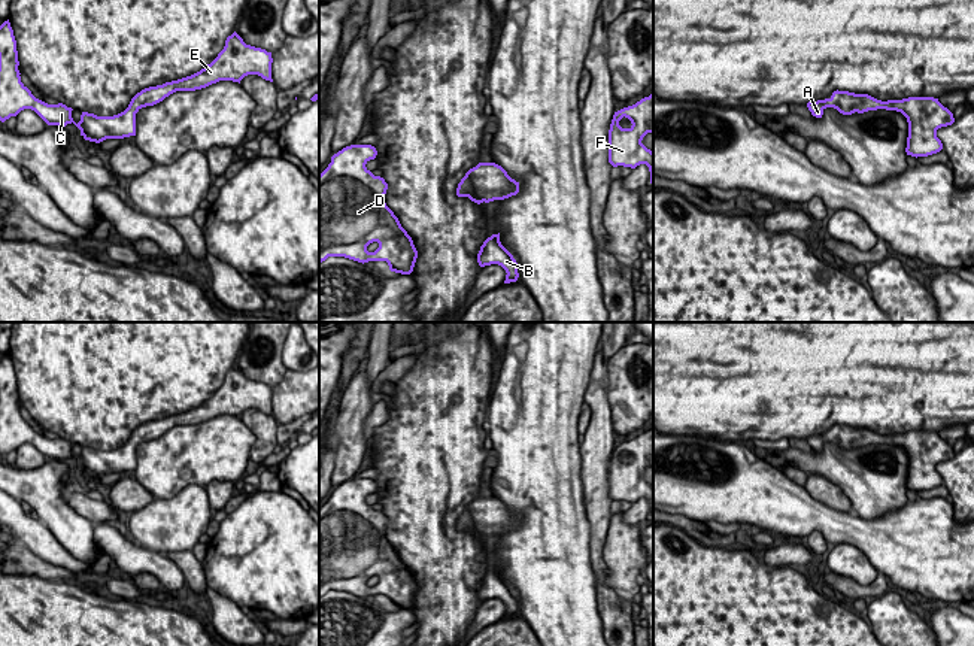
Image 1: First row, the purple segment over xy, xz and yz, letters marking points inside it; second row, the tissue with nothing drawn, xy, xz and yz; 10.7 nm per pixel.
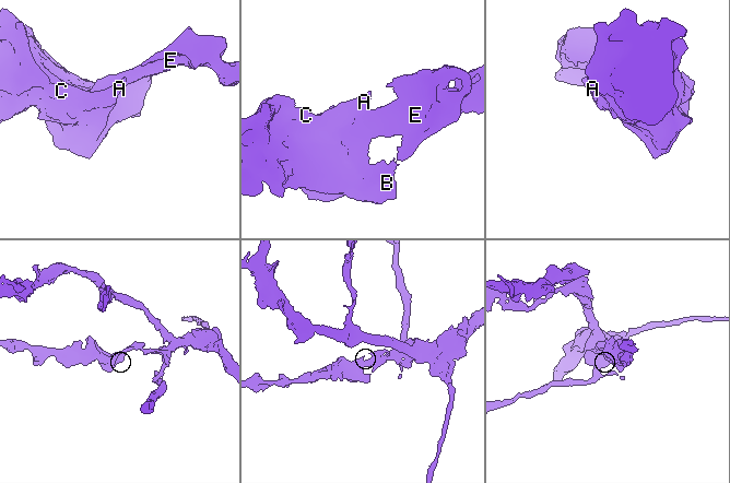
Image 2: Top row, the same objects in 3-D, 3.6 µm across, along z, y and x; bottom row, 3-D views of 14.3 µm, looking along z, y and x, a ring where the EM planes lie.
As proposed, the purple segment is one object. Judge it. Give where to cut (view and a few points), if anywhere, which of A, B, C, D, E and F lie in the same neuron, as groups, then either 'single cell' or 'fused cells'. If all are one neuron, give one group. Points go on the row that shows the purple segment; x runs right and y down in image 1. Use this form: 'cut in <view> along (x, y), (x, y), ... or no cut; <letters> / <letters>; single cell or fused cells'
no cut; A B C D E F; single cell

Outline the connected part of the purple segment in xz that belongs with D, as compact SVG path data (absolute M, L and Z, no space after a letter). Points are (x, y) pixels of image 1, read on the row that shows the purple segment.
M371 145L346 146L331 157L331 163L319 175L319 263L328 257L345 257L362 264L386 261L391 272L410 275L418 251L385 203L388 184L365 167L376 155Z

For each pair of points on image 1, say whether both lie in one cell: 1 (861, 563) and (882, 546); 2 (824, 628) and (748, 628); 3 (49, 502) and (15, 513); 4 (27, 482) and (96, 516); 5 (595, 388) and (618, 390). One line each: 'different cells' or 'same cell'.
1: different cells
2: same cell
3: different cells
4: different cells
5: different cells

